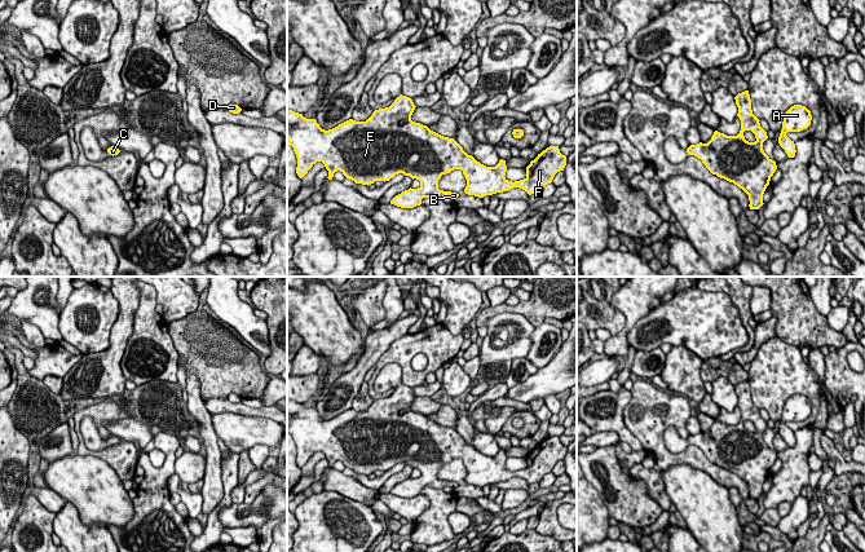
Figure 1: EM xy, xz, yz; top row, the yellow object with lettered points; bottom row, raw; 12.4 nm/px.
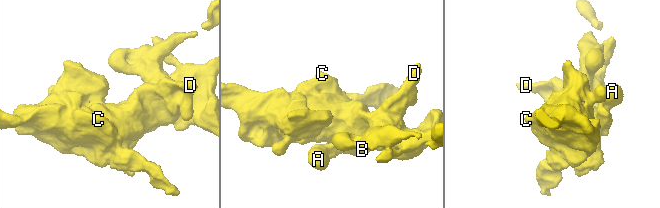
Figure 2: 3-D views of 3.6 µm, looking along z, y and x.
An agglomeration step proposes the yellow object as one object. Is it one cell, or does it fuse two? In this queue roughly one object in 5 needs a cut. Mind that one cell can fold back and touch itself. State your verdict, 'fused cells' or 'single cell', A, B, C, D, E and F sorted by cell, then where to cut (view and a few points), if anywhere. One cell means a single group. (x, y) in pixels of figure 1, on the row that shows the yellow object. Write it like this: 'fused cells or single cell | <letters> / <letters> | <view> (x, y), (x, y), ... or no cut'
single cell | A B C D E F | no cut

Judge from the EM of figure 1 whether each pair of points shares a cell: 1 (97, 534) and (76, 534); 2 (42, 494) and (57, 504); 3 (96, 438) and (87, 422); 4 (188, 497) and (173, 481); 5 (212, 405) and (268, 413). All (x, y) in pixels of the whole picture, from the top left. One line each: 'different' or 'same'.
1: same
2: same
3: same
4: same
5: same

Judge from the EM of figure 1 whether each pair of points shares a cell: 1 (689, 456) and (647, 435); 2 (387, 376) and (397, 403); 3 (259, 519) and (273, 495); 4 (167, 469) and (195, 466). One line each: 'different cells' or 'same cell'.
1: same cell
2: same cell
3: same cell
4: different cells

